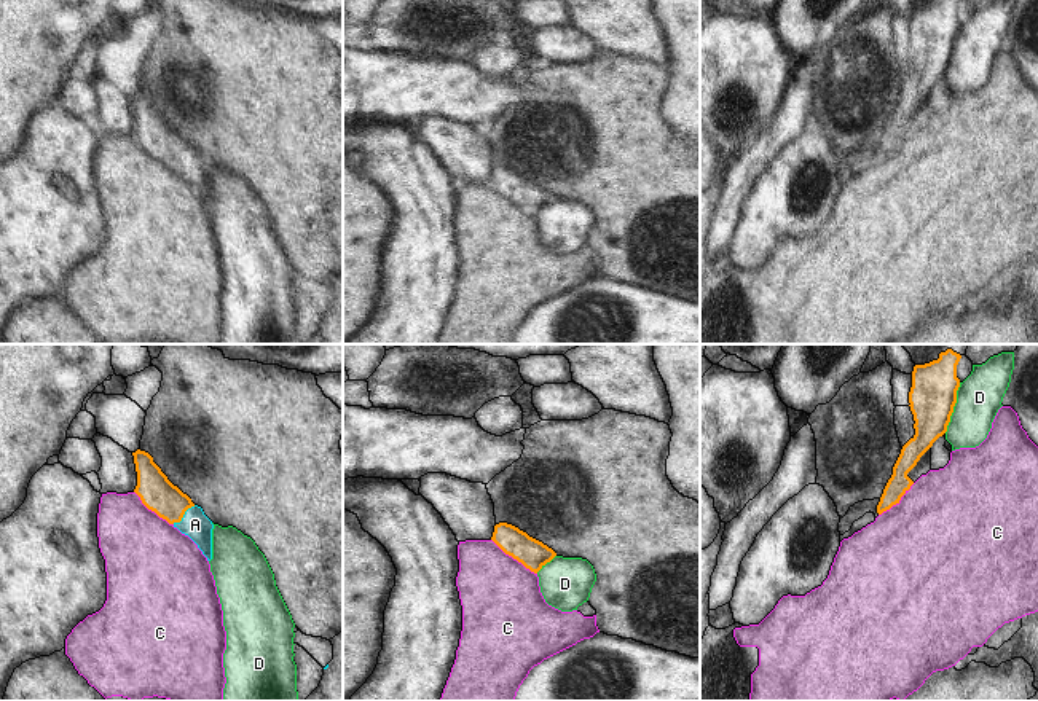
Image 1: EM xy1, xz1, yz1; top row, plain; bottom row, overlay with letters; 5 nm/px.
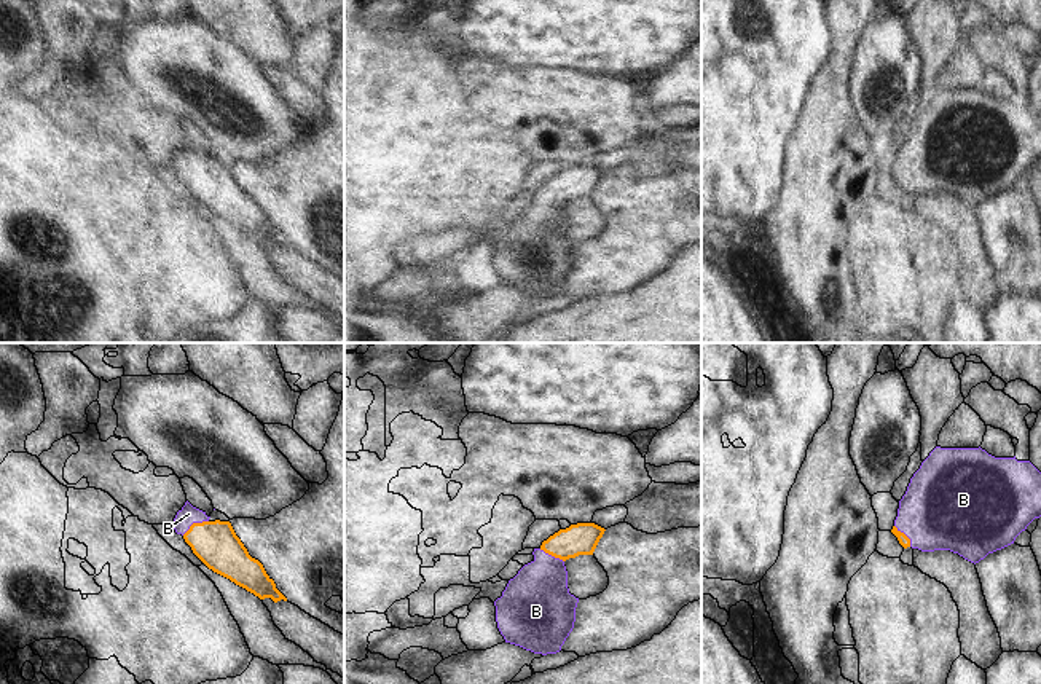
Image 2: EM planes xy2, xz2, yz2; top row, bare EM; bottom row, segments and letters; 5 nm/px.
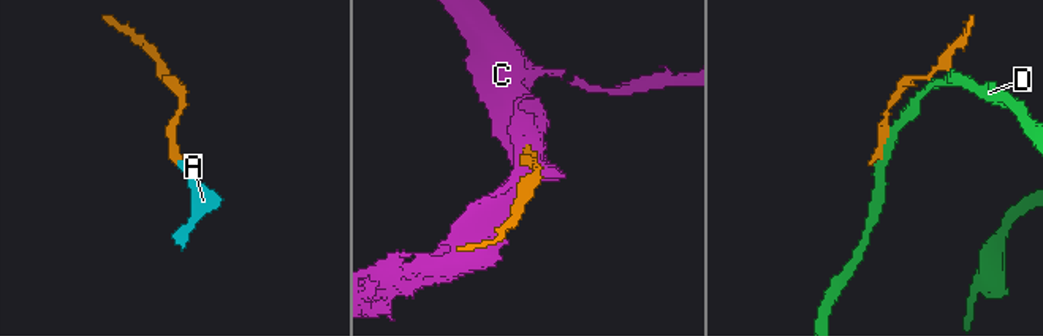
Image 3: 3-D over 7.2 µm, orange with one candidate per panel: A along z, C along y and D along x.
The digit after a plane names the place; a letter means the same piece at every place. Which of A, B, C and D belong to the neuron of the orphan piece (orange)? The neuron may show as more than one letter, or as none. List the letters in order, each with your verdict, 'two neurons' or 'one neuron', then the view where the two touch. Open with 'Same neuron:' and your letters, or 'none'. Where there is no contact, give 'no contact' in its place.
Same neuron: A, B
A: one neuron; meets orange in xy1
B: one neuron; meets orange in xy2
C: two neurons; meets orange in xz1
D: two neurons; meets orange in yz1

